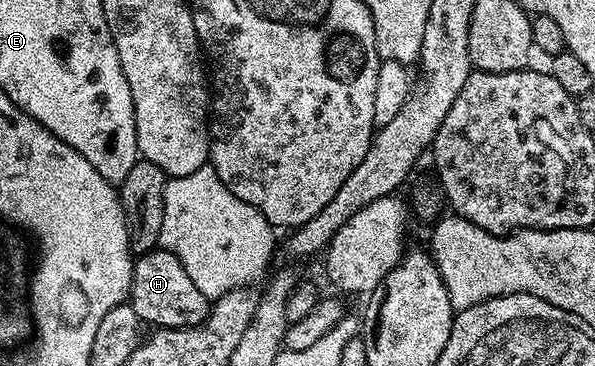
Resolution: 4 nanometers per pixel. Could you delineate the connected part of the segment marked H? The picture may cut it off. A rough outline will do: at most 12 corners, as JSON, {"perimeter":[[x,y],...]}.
{"perimeter":[[171,251],[134,260],[128,300],[141,322],[182,329],[210,298]]}

